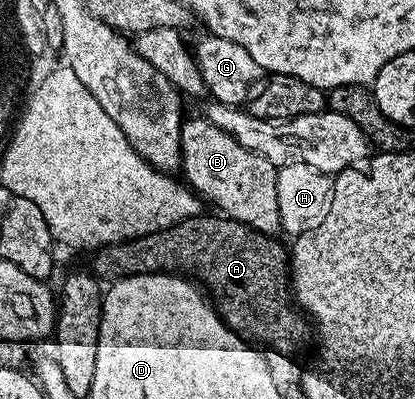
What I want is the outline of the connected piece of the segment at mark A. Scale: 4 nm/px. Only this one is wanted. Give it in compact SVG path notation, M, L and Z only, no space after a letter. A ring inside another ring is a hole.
M204 212L155 234L100 249L94 273L103 280L118 280L129 274L186 276L201 284L219 317L236 334L251 340L260 338L279 354L305 349L307 341L312 341L313 326L293 301L288 247L282 246L278 237L252 230L236 218L215 214Z

